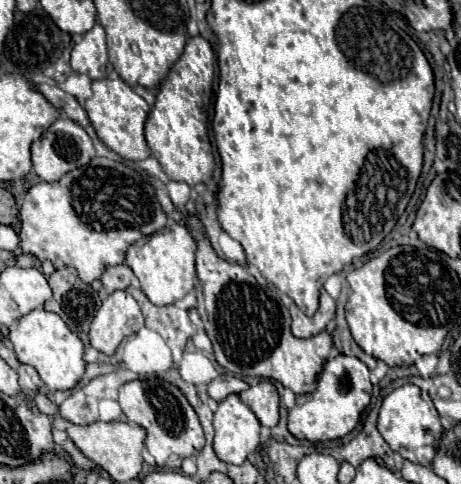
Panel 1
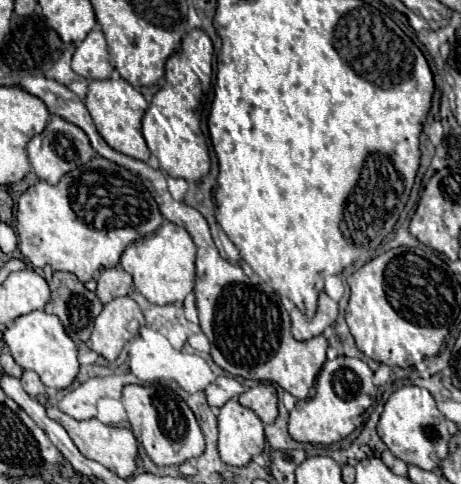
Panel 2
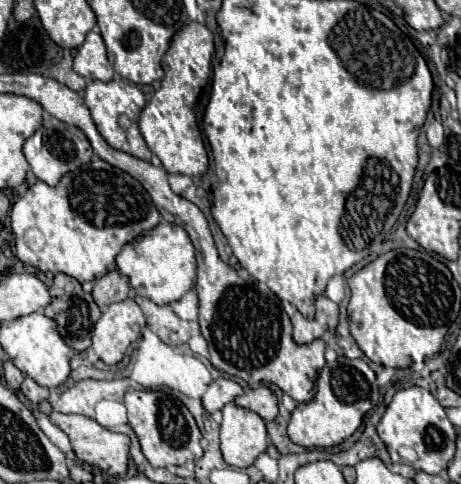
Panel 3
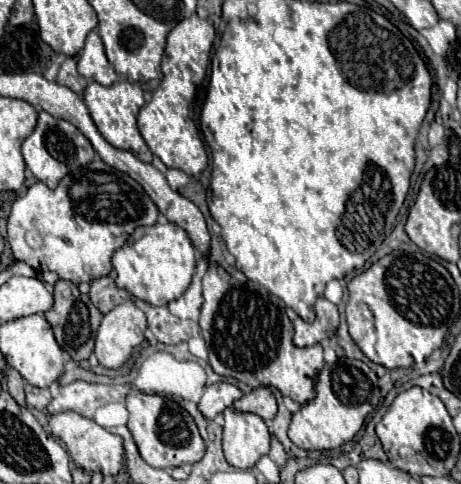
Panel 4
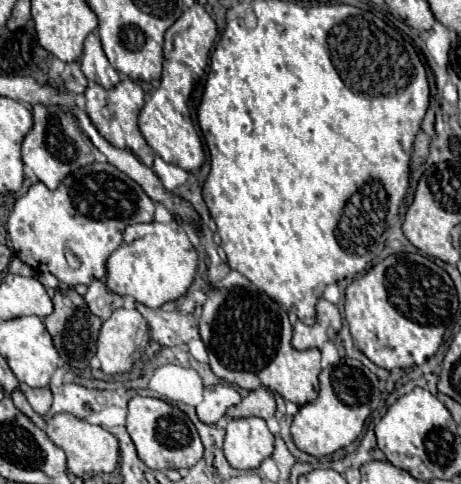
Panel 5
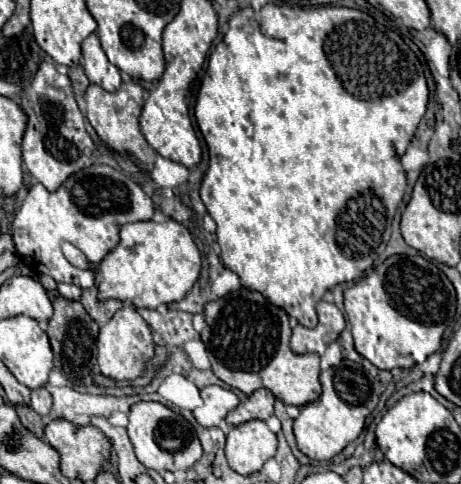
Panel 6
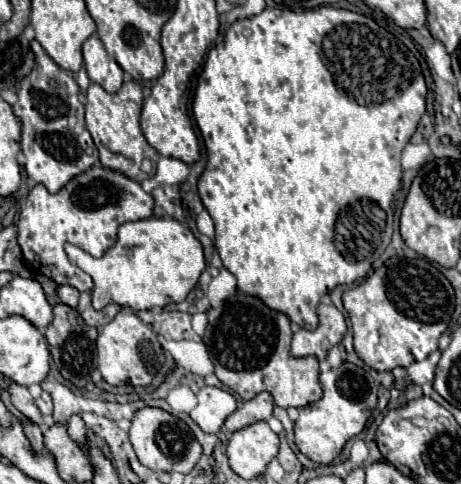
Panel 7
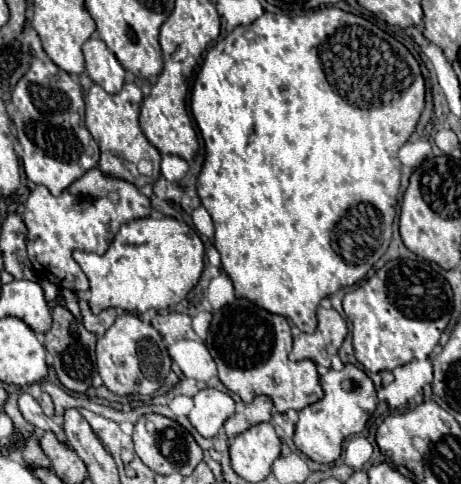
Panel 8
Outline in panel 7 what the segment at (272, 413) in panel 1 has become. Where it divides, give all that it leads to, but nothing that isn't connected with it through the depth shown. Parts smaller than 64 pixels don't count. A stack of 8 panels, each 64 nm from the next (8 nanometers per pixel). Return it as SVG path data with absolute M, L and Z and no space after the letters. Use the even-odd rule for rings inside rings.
M260 392L256 394L252 400L244 402L234 414L230 414L224 422L226 430L228 432L234 432L234 430L240 430L252 422L258 422L258 420L268 420L272 416L272 408L274 408L274 400L268 392Z

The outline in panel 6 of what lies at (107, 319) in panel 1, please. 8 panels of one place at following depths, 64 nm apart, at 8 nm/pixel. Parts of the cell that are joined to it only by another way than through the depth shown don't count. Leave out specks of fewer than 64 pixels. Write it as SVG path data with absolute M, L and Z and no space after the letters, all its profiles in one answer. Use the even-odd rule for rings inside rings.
M120 308L98 334L100 372L112 380L134 380L144 372L144 364L154 356L154 340L148 324L136 308Z

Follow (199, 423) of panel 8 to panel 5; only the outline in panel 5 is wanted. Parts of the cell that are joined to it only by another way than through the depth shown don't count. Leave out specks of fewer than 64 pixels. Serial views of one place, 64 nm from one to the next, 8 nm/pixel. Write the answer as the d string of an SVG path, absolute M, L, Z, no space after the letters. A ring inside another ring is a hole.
M214 384L204 388L204 398L196 406L198 418L206 424L214 424L218 418L226 414L226 410L234 404L238 404L242 398L234 386L228 384Z

